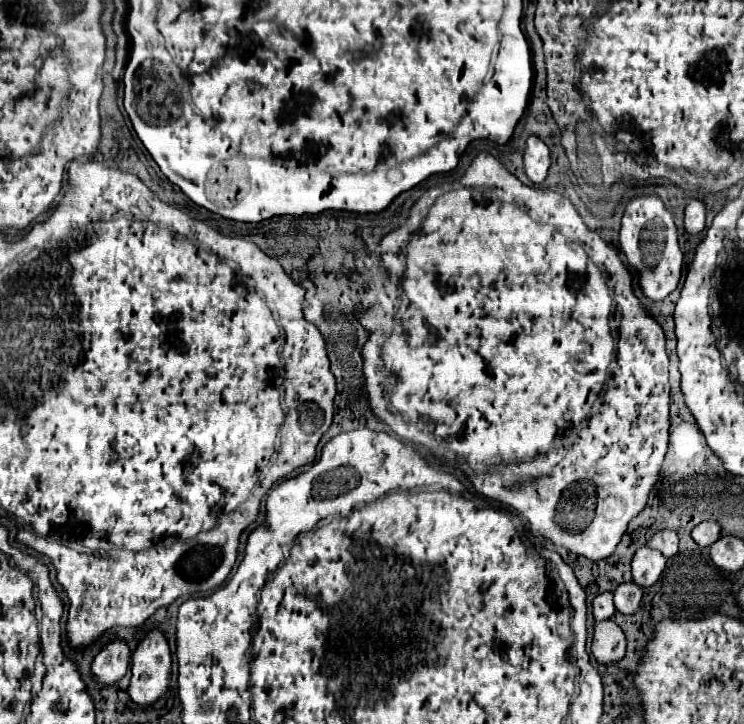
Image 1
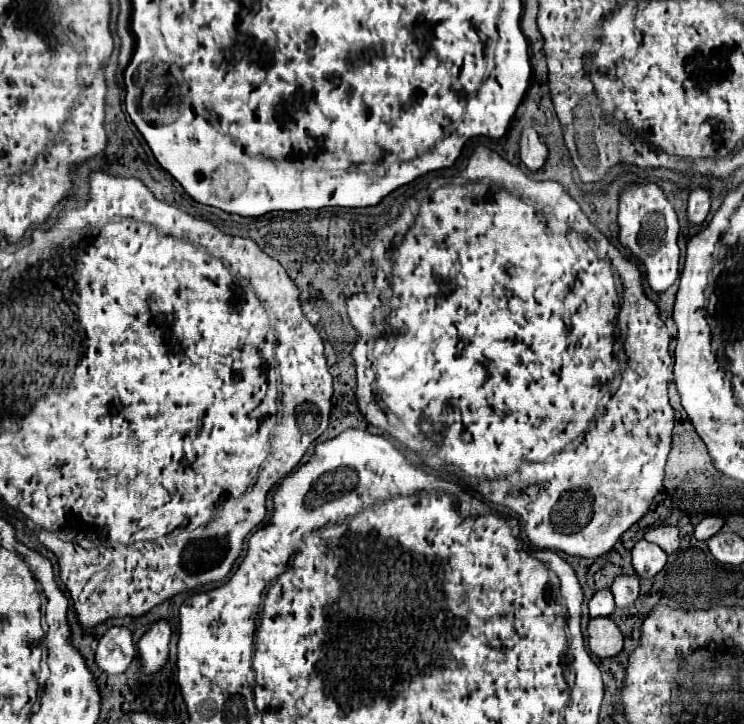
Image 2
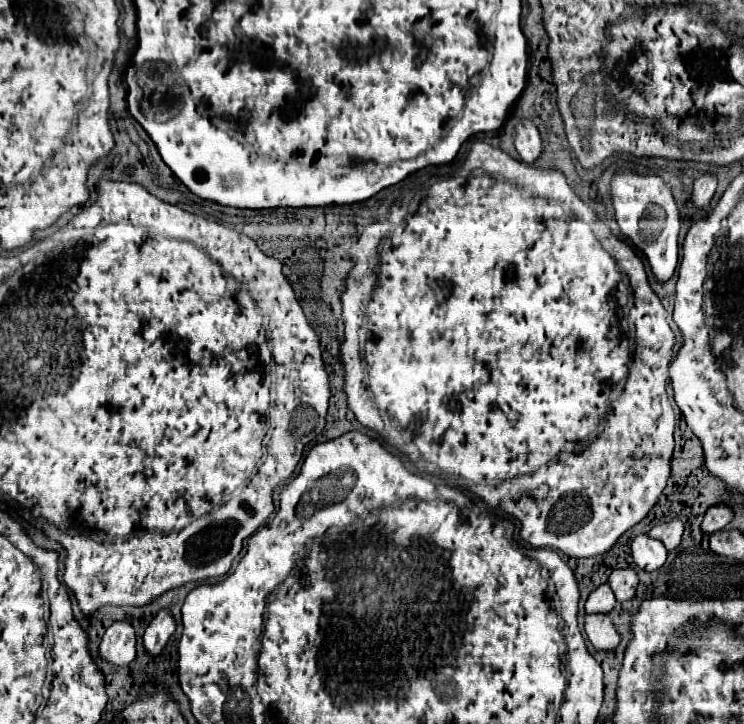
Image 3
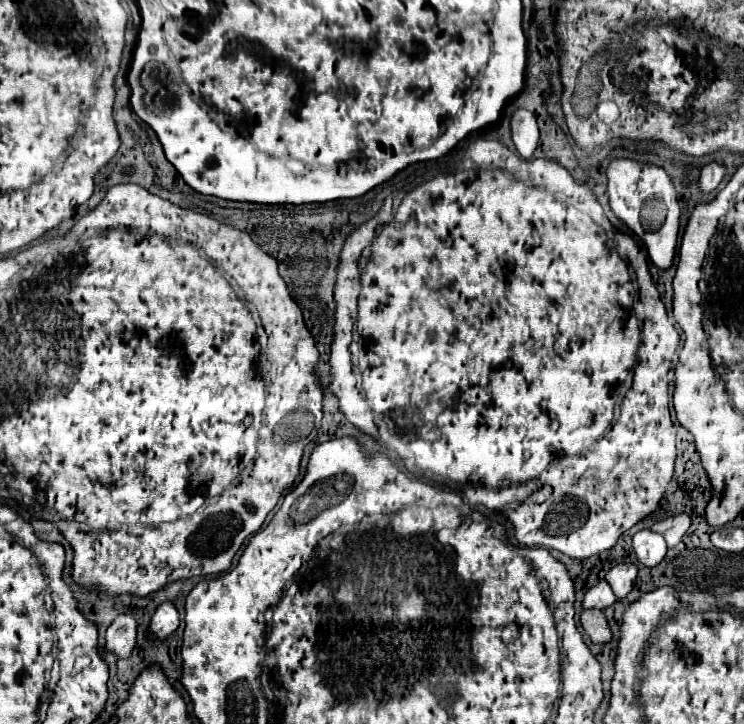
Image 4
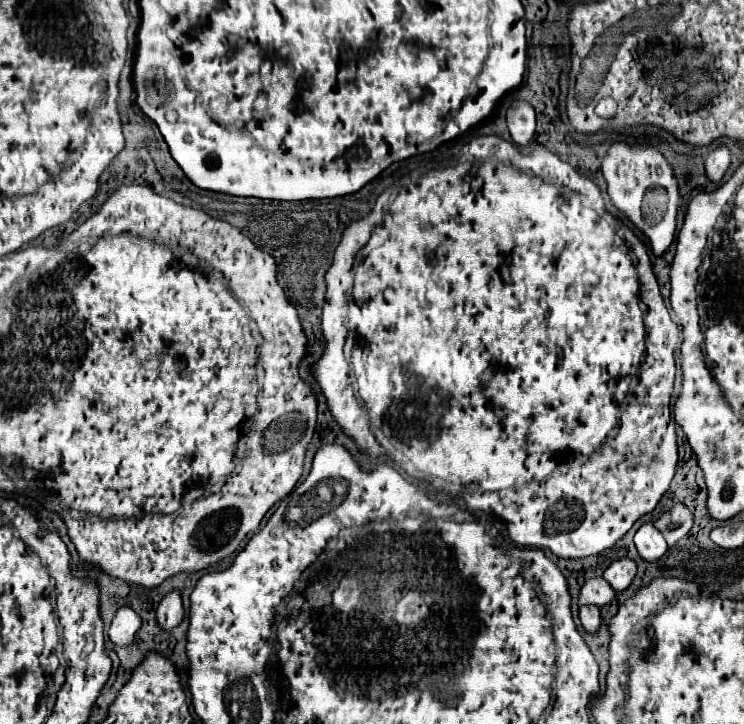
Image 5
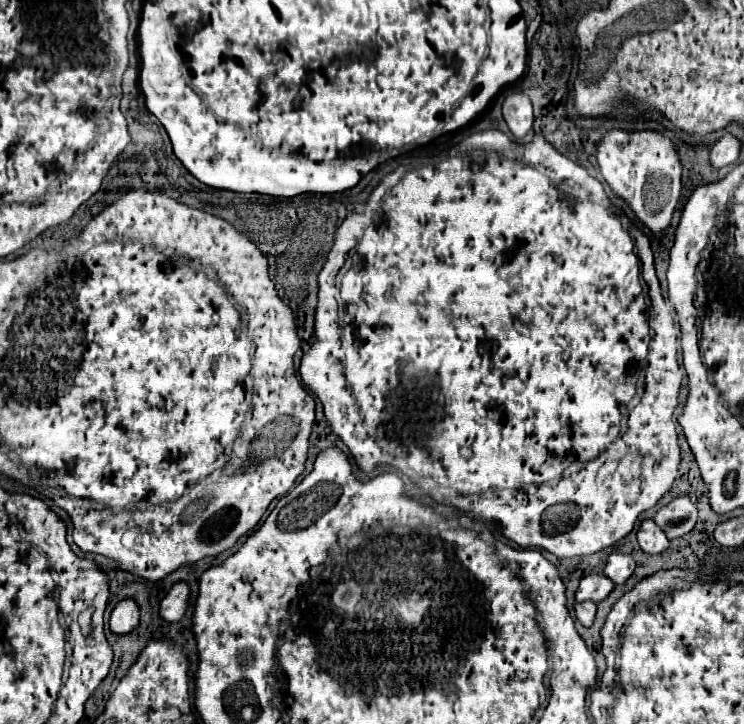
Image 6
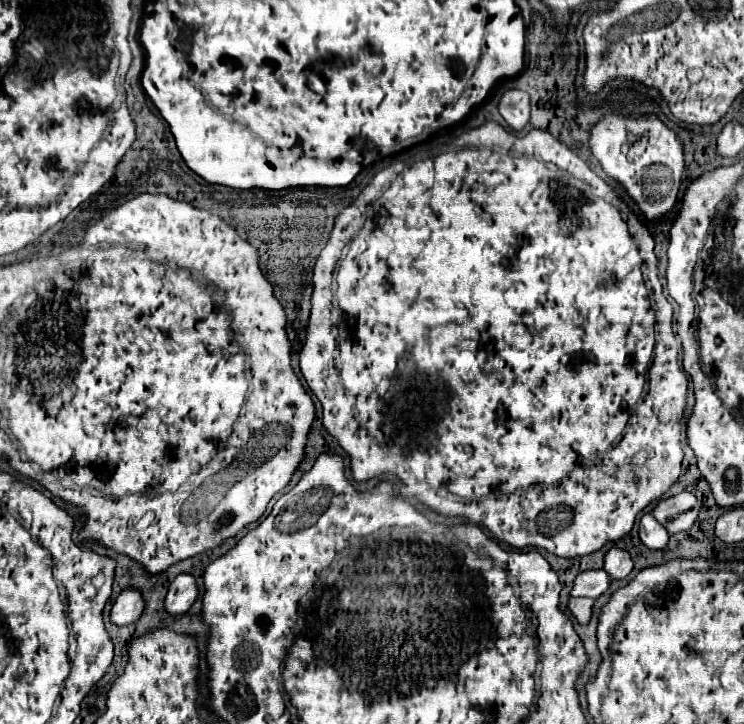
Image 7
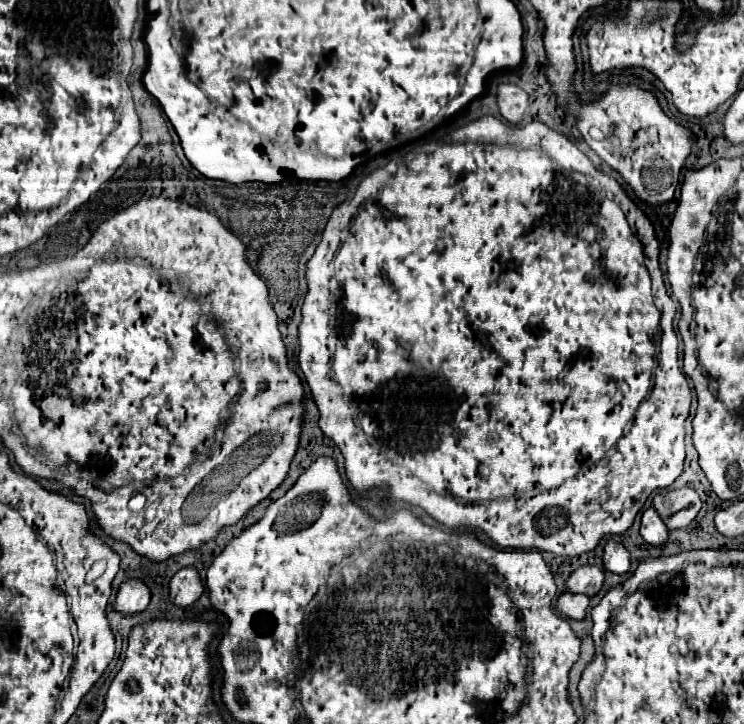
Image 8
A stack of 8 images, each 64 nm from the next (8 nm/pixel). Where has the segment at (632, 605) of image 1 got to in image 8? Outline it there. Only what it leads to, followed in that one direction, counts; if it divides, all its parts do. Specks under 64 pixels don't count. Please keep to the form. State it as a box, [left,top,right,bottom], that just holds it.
[604,542,630,574]

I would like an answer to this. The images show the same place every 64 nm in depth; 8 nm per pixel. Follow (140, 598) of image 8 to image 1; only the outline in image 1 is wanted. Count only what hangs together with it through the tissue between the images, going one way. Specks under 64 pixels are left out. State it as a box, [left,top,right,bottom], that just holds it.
[90,640,130,686]

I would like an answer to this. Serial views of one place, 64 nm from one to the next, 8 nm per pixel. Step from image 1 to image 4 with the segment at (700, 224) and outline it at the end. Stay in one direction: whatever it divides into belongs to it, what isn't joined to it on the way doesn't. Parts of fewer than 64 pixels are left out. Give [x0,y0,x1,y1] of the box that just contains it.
[698,162,724,194]

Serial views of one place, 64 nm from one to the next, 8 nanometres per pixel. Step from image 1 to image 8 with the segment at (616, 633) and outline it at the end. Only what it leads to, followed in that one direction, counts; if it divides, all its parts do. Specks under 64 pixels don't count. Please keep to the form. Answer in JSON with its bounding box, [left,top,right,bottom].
[556,592,590,620]

